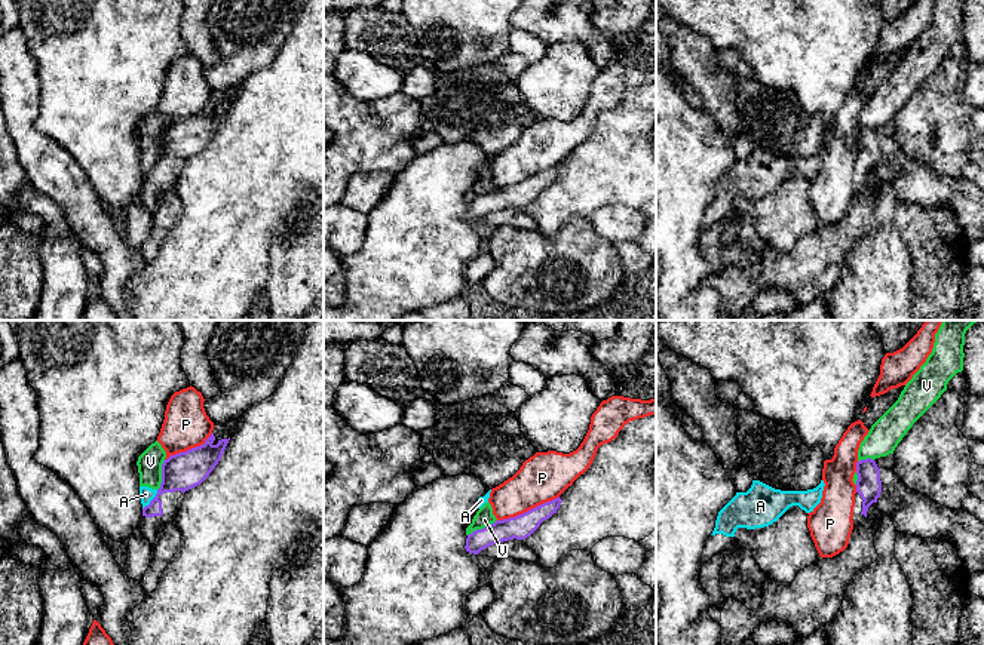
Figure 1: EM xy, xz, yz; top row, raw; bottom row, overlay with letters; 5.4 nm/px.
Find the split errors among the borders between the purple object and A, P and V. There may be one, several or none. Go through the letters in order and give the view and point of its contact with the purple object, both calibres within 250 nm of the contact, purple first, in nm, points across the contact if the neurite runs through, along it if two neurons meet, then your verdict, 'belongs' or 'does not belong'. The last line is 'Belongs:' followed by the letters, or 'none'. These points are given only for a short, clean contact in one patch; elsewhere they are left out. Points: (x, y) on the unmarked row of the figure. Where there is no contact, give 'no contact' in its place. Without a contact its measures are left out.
A: meets purple in xy at (152, 168); 200 nm thick on the purple side, 80 nm on the other; border along xy (158, 157), (156, 163), (143, 177); does not belong
P: meets purple in xz at (529, 178); 130 nm thick on the purple side, 260 nm on the other; does not belong
V: meets purple in xy at (162, 143); 200 nm thick on the purple side, 130 nm on the other; border along xy (165, 128), (162, 132), (162, 150), (158, 157); does not belong
Belongs: none

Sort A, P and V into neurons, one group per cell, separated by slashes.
A V / P

